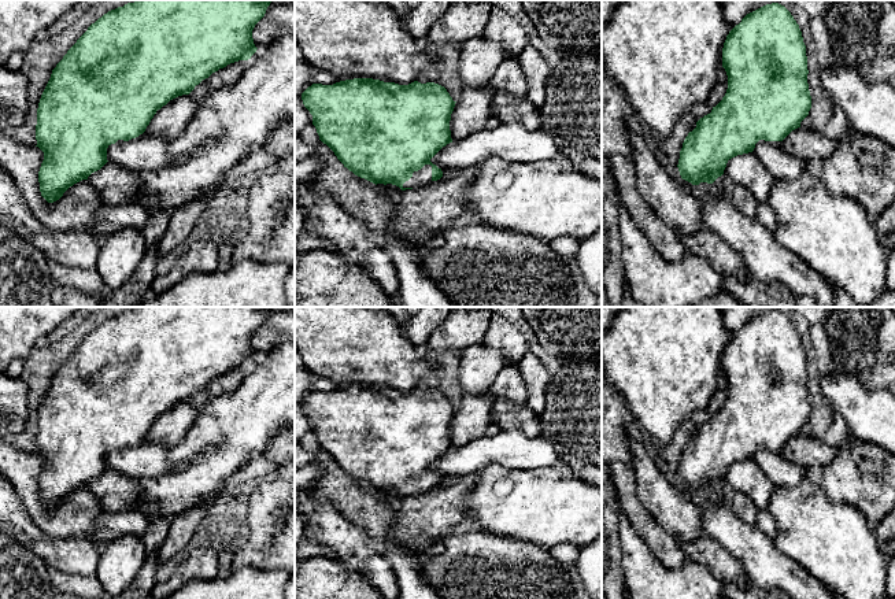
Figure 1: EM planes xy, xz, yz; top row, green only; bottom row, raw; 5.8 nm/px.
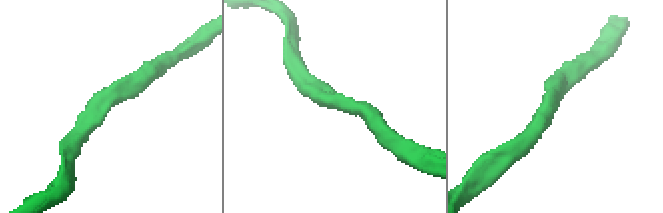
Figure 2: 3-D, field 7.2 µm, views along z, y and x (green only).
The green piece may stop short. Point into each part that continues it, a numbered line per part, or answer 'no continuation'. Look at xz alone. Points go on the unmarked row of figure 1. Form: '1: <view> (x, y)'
1: xz (424, 483)

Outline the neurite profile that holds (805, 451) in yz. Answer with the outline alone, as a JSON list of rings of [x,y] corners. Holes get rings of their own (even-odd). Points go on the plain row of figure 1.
[[[798,435],[792,437],[780,452],[787,461],[809,469],[814,465],[825,467],[831,463],[837,448],[825,444],[822,440],[817,440],[813,436]]]

